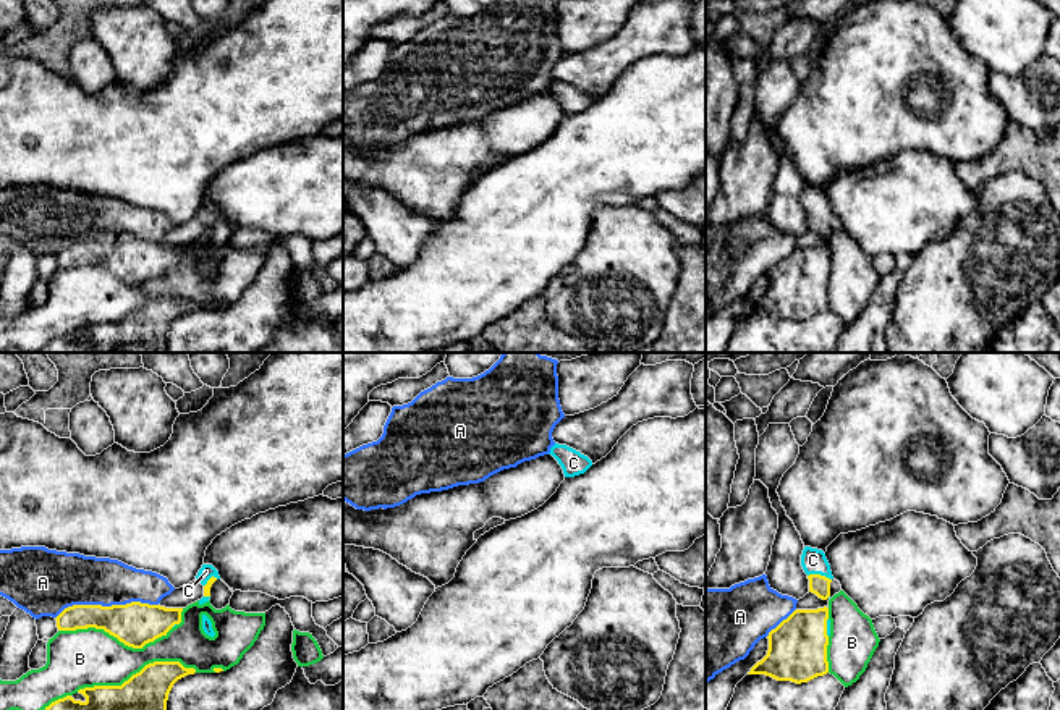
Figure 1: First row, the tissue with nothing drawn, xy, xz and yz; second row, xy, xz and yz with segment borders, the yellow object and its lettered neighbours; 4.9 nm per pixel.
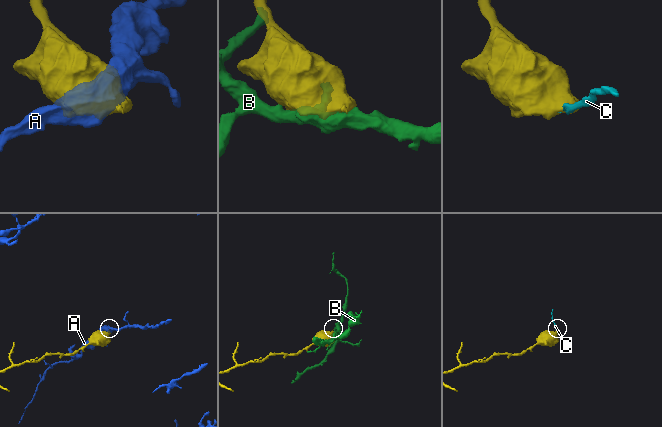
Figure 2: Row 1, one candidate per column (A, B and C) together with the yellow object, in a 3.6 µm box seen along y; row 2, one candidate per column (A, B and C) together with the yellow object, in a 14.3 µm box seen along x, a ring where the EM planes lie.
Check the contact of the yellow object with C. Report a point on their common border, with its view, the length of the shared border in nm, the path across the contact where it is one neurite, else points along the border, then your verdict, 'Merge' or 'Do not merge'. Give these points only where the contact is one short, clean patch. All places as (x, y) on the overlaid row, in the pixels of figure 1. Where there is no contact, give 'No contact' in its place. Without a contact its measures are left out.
Touches yellow at yz (819, 574). Shared border 120 nm. Path across: yz (819, 584), (819, 574), (813, 560). Merge

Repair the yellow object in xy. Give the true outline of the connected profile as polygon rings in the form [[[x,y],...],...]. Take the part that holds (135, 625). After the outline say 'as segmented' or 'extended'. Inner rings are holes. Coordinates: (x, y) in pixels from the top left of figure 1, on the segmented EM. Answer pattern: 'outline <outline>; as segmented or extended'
outline [[[141,602],[112,606],[73,605],[55,619],[58,631],[104,629],[125,645],[142,649],[180,624],[181,611],[183,608],[165,608]]]; as segmented

